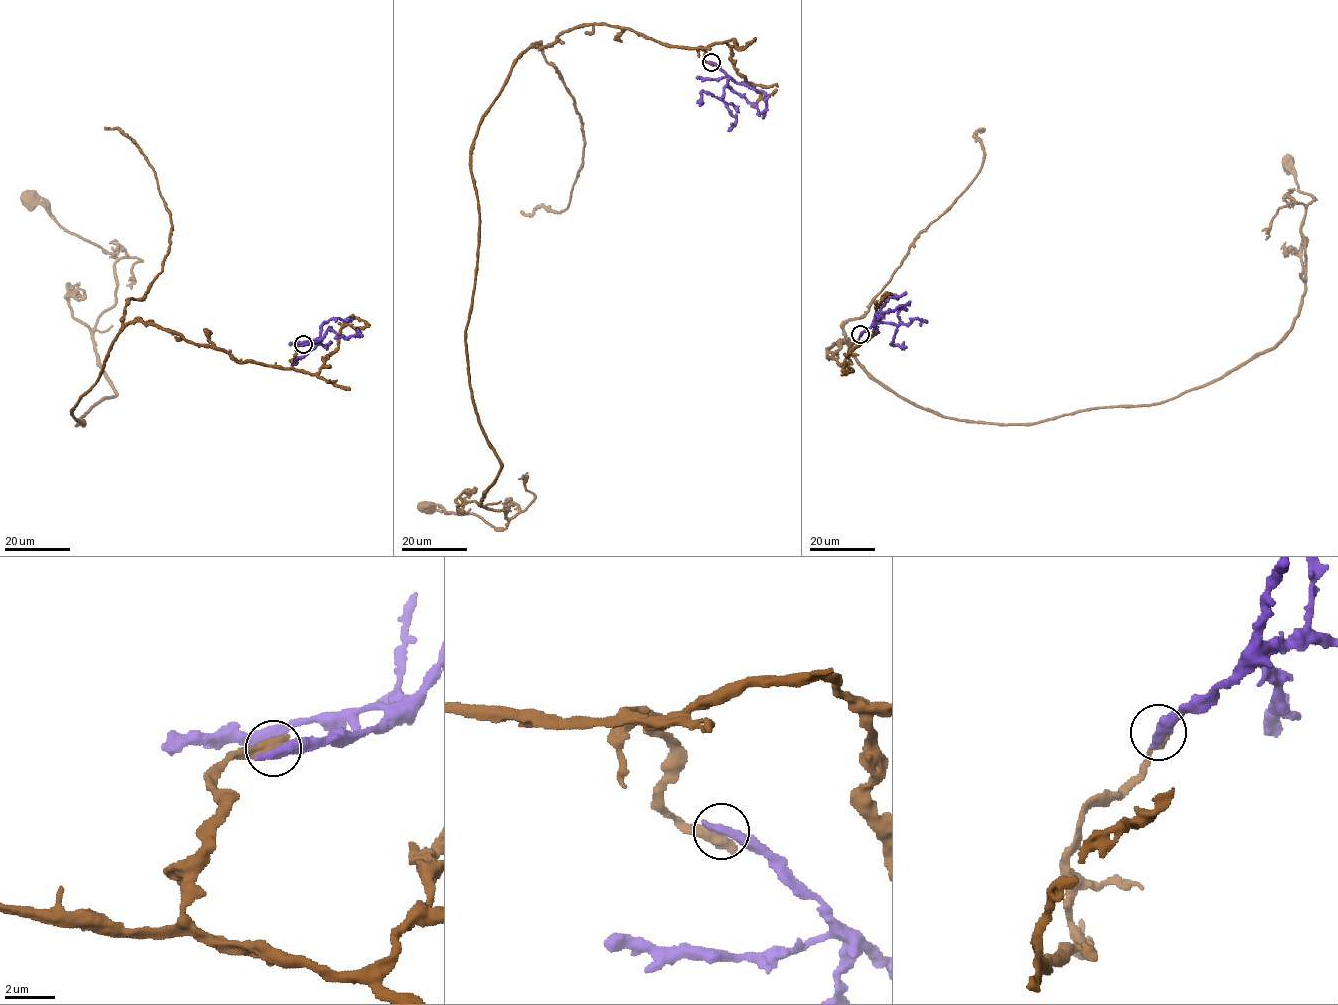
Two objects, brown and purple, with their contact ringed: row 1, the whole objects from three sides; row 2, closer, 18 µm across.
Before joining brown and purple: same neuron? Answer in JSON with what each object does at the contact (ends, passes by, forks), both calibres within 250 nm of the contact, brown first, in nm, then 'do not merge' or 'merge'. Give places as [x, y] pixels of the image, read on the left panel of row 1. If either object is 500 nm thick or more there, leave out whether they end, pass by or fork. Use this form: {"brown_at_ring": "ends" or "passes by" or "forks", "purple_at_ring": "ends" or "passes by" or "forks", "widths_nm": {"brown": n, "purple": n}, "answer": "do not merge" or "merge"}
{"widths_nm": {"brown": 550, "purple": 480}, "answer": "do not merge"}

